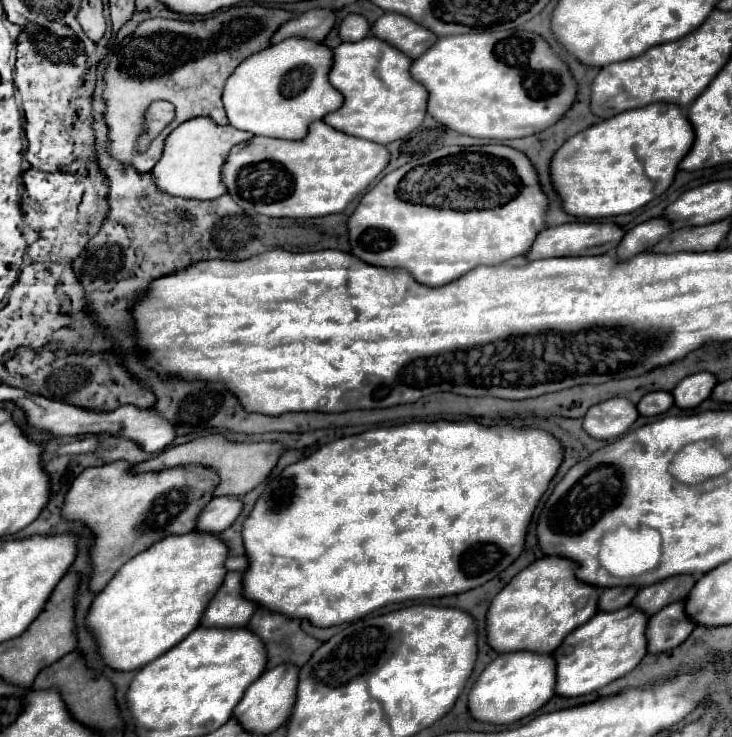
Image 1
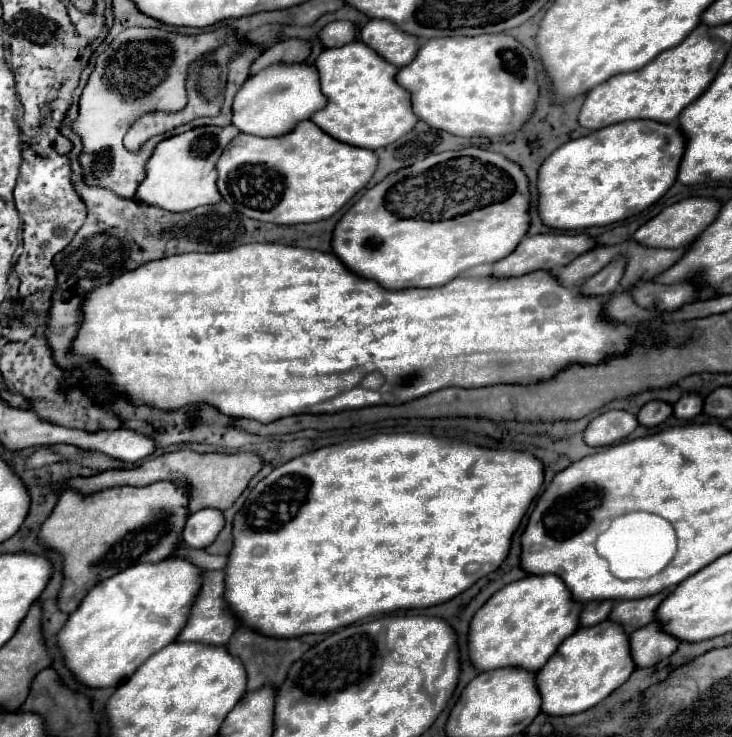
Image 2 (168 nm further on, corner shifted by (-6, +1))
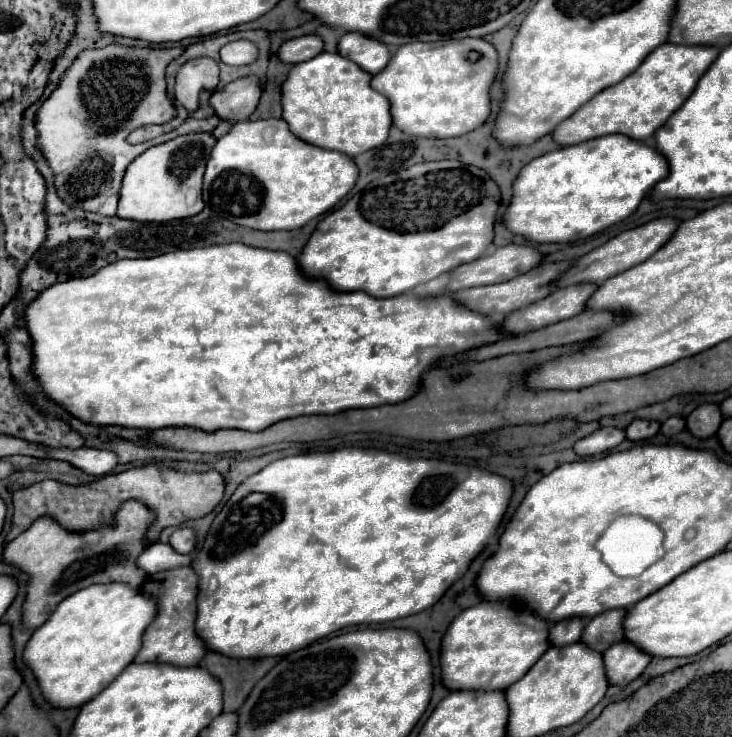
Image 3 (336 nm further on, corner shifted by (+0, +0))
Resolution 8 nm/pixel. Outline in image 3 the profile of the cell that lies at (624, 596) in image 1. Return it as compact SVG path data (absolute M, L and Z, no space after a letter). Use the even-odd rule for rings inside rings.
M568 618L550 628L548 640L552 646L568 646L568 644L580 640L580 630L584 630L584 620Z

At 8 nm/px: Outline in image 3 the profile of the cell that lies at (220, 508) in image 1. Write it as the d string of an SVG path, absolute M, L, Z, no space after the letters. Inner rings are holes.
M180 528L180 530L176 530L176 532L170 536L168 544L170 544L178 554L192 554L194 544L196 544L194 532L192 532L190 528Z

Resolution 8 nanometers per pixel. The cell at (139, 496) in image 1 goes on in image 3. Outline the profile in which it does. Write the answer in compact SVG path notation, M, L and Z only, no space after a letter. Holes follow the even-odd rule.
M124 502L116 514L116 528L104 526L104 530L92 532L66 532L52 518L38 518L26 532L12 540L2 554L2 562L18 566L30 576L26 584L26 598L22 604L22 626L34 630L46 622L50 612L74 592L92 584L124 582L132 588L140 588L146 580L144 570L136 568L136 558L142 554L144 532L154 514L140 502Z

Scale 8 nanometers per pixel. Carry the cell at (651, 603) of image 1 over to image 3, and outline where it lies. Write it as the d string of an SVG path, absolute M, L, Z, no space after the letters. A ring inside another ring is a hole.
M608 610L588 620L580 642L584 642L596 652L604 652L608 646L624 640L624 630L622 630L624 614L626 610Z

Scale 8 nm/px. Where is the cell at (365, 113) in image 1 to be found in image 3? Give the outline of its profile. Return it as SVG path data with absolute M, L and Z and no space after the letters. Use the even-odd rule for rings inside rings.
M322 52L312 60L292 66L282 84L282 118L300 140L336 150L350 158L380 146L392 126L388 100L370 88L370 74L340 54Z

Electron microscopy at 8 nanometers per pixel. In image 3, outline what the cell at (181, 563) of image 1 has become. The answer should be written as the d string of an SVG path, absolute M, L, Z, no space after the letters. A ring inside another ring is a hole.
M118 582L88 586L72 594L72 598L60 602L60 606L56 606L56 610L48 616L48 622L34 630L24 646L22 660L34 672L38 688L50 706L78 708L100 694L100 690L104 690L104 686L108 686L134 660L136 652L142 646L142 634L146 626L154 620L154 614L156 602L146 594L140 594L140 590L136 588Z

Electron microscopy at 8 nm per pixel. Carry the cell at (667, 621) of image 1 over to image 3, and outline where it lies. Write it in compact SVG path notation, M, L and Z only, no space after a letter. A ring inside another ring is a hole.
M626 640L610 646L602 654L602 658L604 658L604 670L608 674L608 684L614 686L630 684L644 672L644 668L650 662L648 654L636 650L636 646L628 644Z

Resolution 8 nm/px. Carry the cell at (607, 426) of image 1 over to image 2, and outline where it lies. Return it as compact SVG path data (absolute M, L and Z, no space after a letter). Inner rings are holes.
M610 409L588 423L584 431L584 441L592 447L612 445L626 439L636 427L638 427L636 415L622 409Z

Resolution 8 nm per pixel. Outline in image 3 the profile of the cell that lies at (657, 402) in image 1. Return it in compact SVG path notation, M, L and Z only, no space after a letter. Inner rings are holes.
M634 420L628 428L626 428L626 438L632 442L642 442L652 438L654 434L658 434L660 424L658 422L648 422L648 420Z

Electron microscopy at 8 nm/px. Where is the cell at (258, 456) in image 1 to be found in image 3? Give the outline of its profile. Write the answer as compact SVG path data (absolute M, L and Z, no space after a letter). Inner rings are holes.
M142 466L120 474L108 474L84 486L66 486L54 480L44 480L14 492L12 528L6 534L4 542L14 540L40 516L52 516L52 520L60 522L60 526L66 528L68 532L88 532L88 530L100 530L102 526L112 526L118 506L122 506L122 502L132 498L148 506L156 514L156 520L148 526L146 532L146 542L154 544L158 542L158 536L164 528L182 526L188 520L196 520L210 514L216 508L216 504L222 500L222 492L224 492L224 480L214 470L204 474L178 474L174 470L158 466Z

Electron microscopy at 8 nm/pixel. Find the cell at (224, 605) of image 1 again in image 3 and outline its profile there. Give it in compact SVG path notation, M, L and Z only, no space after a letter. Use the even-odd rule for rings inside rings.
M178 566L148 576L148 582L140 588L144 594L152 596L158 604L158 614L154 622L146 628L142 636L142 646L134 658L136 664L160 662L172 666L196 666L206 654L204 642L194 632L196 620L196 574L190 566Z

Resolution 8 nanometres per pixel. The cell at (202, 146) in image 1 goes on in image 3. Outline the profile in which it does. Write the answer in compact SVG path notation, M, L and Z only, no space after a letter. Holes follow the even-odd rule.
M200 132L178 136L140 154L124 172L116 216L136 222L166 222L198 214L204 208L202 176L214 144L212 134Z

